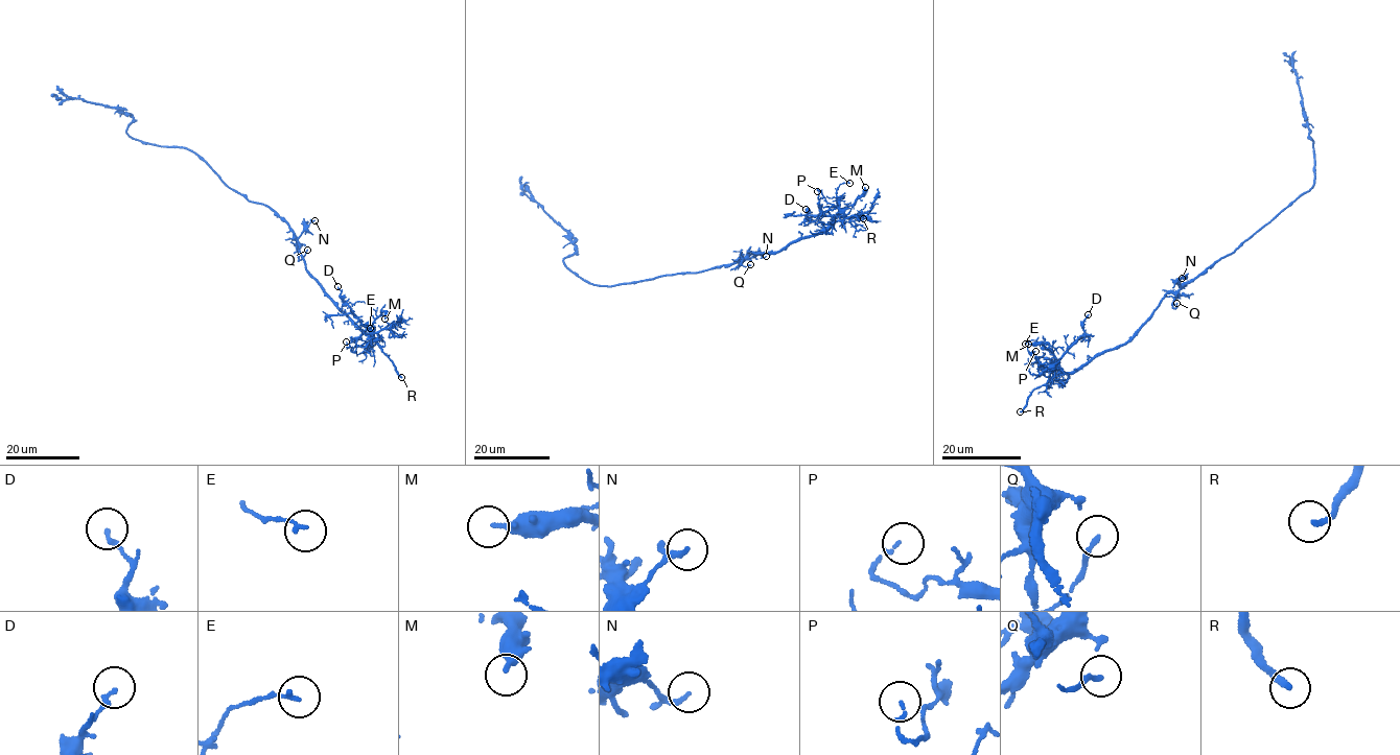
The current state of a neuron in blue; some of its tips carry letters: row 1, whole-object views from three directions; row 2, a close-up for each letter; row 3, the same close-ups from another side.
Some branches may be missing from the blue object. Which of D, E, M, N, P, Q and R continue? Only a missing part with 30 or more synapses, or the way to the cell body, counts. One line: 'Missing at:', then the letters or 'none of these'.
Missing at: R

